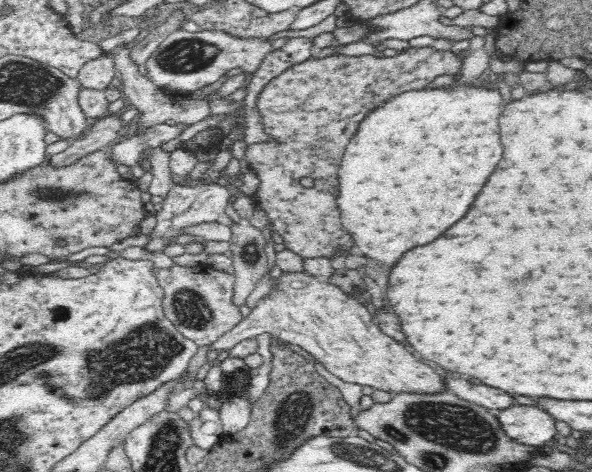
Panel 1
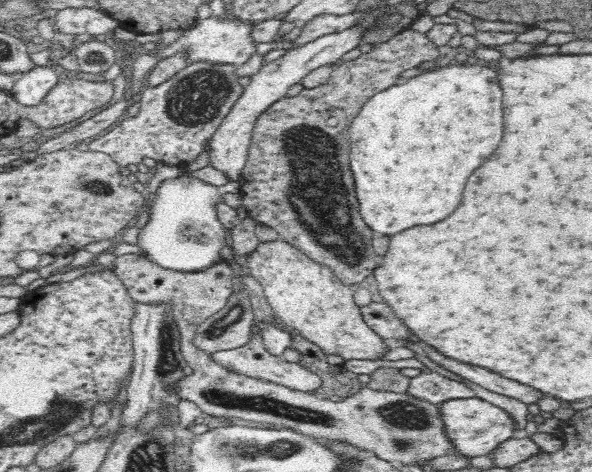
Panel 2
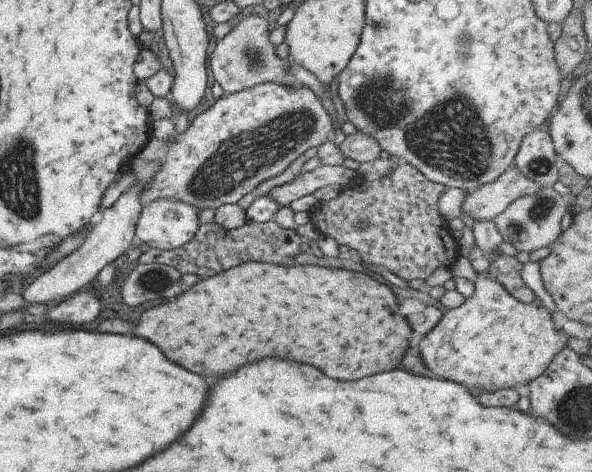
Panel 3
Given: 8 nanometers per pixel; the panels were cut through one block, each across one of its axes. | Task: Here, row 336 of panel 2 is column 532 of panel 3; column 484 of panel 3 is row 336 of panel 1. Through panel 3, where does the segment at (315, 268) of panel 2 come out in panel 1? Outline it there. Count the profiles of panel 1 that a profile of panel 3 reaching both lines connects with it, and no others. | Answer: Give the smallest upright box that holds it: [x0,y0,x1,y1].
[208,270,445,394]

